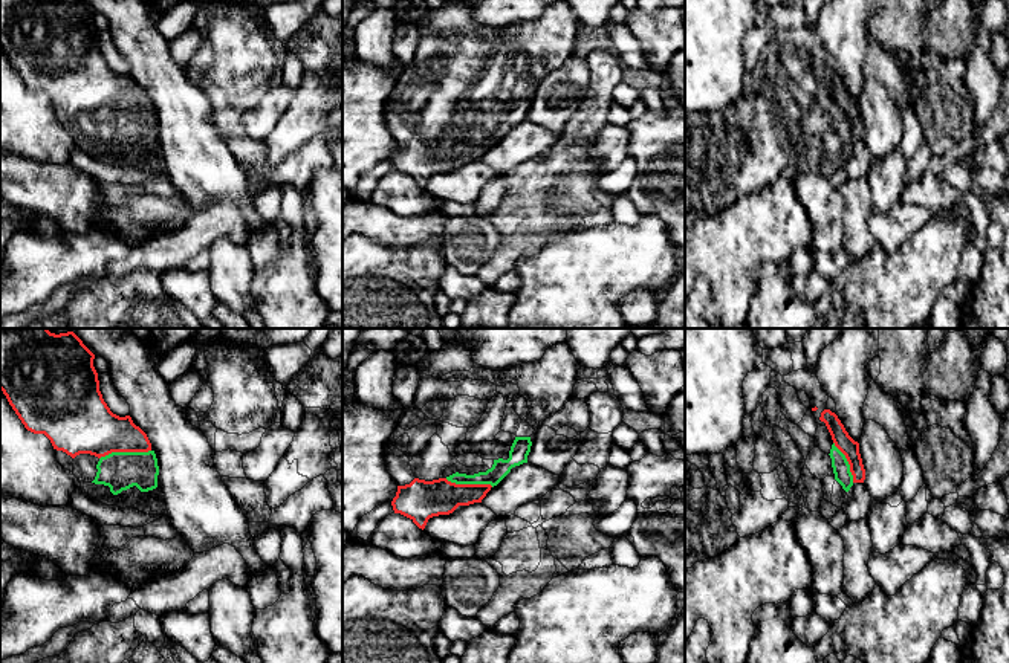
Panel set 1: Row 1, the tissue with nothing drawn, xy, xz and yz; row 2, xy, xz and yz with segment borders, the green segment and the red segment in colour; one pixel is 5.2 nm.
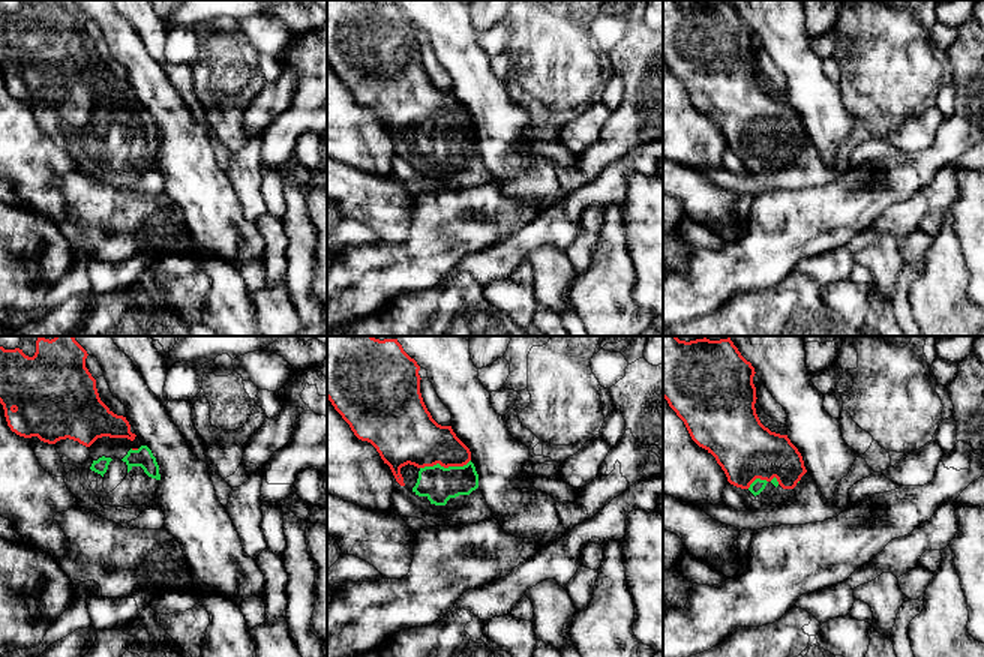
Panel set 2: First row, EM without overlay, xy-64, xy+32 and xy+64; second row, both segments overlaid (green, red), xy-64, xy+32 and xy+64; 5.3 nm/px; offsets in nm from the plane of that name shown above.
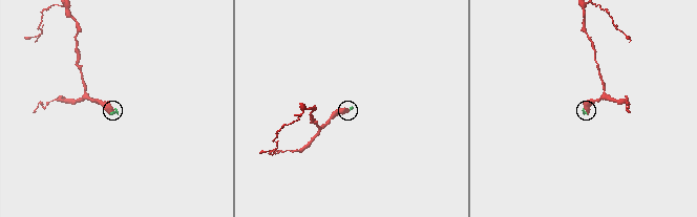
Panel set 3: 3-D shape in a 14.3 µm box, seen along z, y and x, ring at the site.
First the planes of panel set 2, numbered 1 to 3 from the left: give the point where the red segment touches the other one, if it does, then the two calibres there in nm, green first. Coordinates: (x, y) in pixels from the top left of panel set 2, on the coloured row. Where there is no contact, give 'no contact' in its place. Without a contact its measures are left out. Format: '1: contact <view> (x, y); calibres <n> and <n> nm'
1: contact xy-64 (135, 450); calibres 100 and 20 nm
2: contact xy+32 (443, 467); calibres 190 and 300 nm
3: contact xy+64 (756, 479); calibres 70 and 320 nm

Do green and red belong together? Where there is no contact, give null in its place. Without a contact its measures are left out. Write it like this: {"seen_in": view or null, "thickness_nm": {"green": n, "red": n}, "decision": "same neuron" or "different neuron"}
{"seen_in": "xy", "thickness_nm": {"green": 200, "red": 300}, "decision": "same neuron"}

